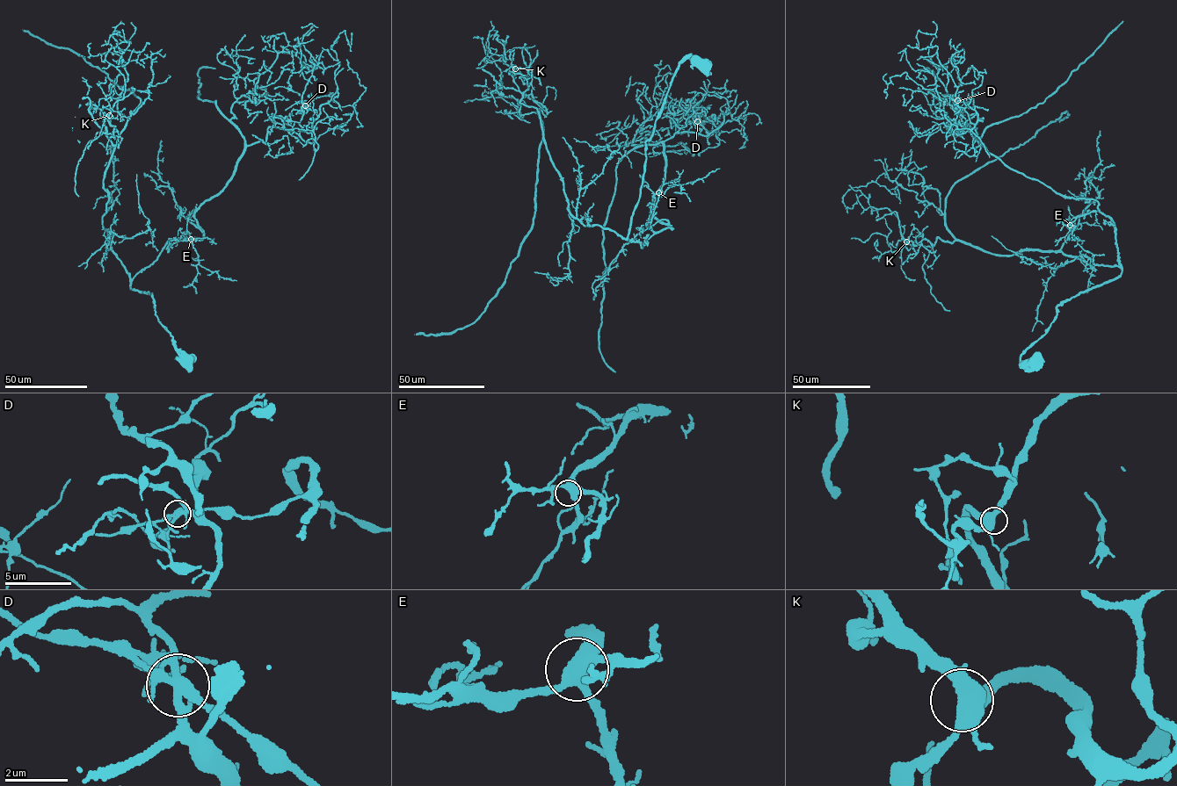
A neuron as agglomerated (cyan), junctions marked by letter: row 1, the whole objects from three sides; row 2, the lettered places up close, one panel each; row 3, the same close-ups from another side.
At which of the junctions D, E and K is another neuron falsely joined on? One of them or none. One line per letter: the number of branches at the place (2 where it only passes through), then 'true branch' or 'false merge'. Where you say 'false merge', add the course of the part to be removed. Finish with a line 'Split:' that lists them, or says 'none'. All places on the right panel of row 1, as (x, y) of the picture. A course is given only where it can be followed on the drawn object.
D: 6 branches meet; true branch
E: 4 branches meet; true branch
K: 4 branches meet; true branch
Split: none

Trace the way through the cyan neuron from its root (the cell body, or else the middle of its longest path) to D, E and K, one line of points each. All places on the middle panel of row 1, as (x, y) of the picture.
D: (702, 63), (673, 76), (627, 240), (673, 228), (651, 211), (664, 142), (678, 133), (673, 114), (697, 121)
E: (702, 63), (692, 58), (679, 63), (645, 142), (627, 239), (641, 247), (654, 233), (650, 224), (658, 192)
K: (702, 63), (686, 59), (673, 76), (626, 239), (570, 215), (515, 68)

